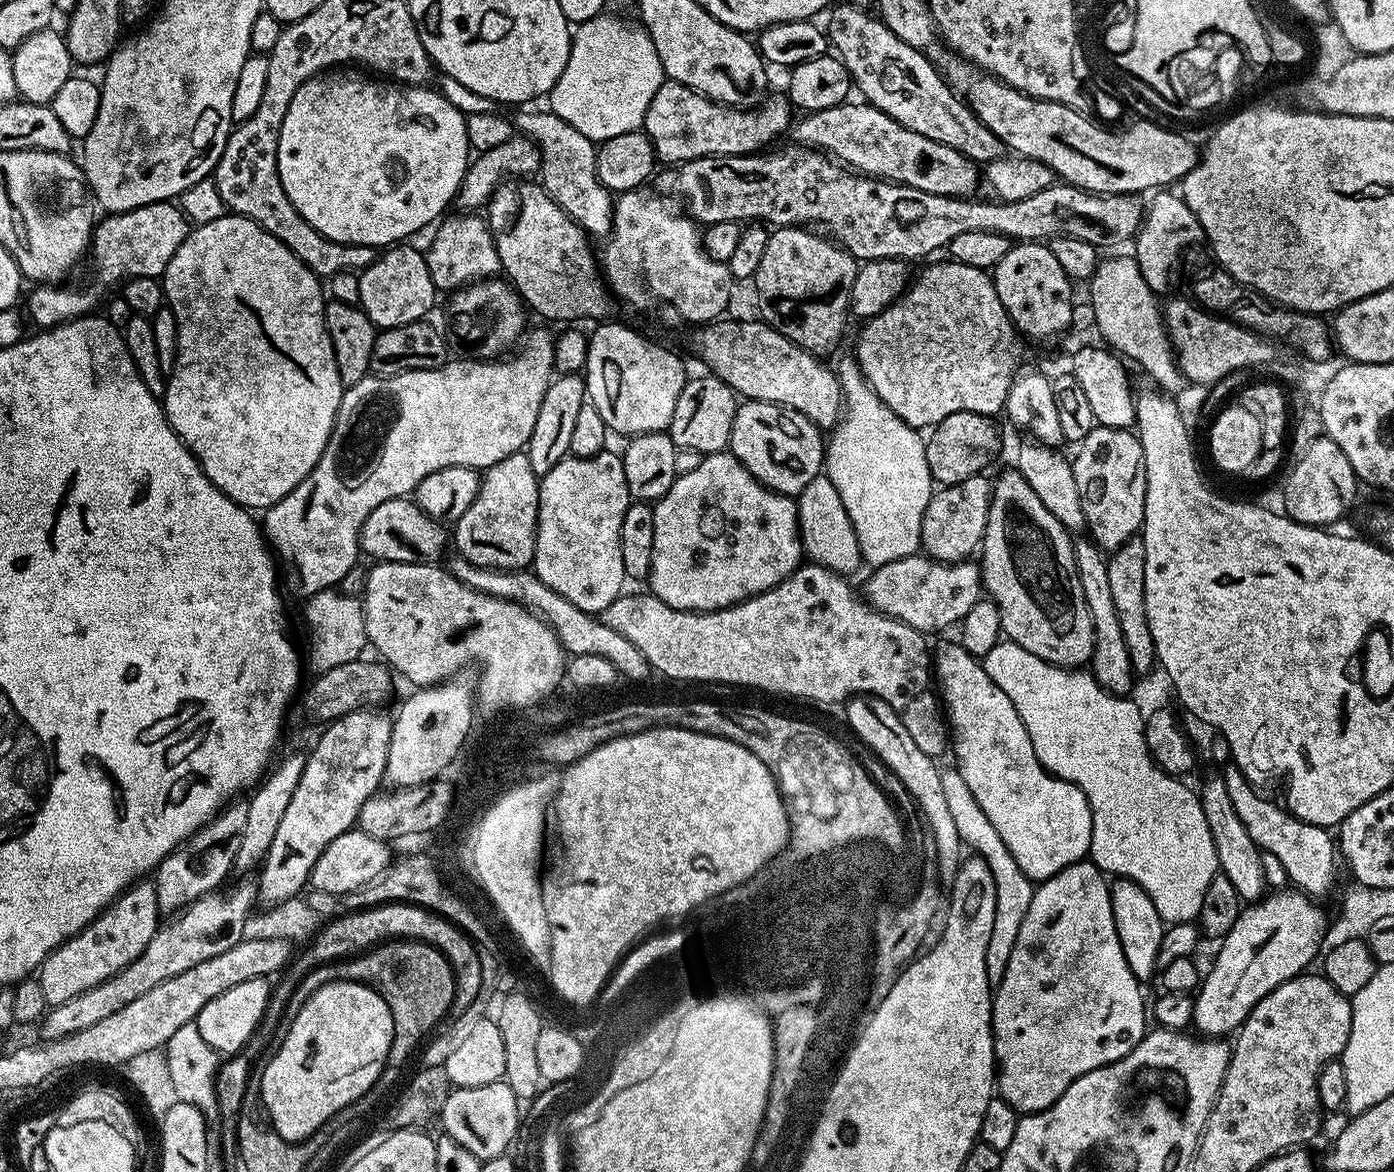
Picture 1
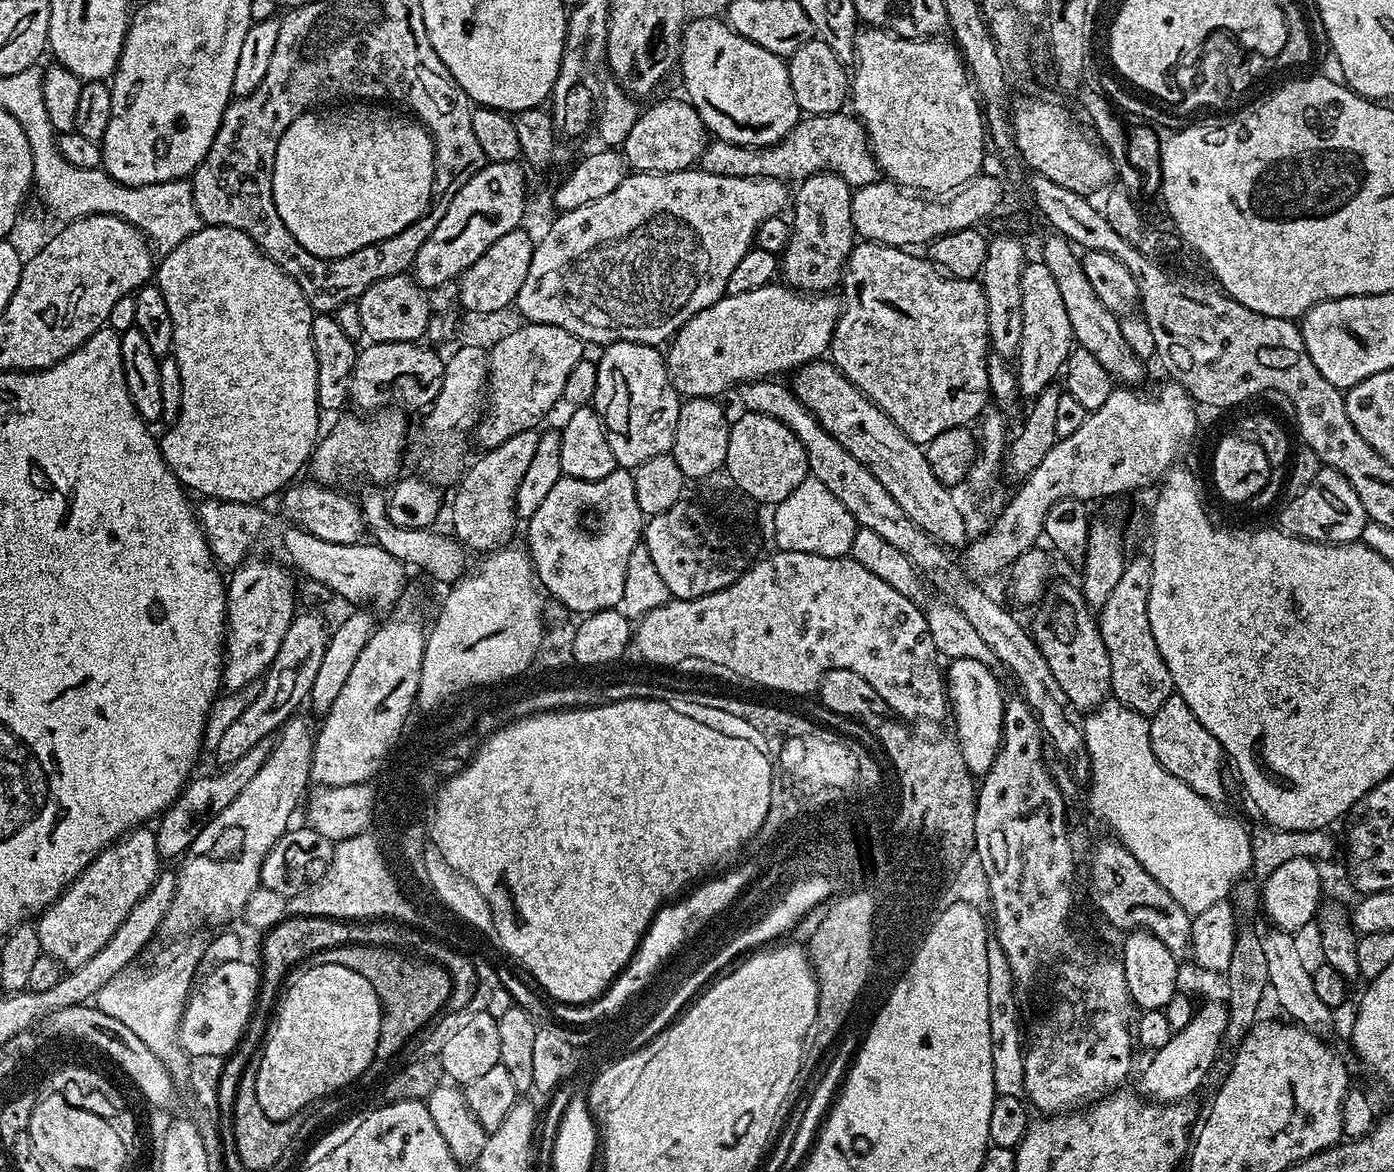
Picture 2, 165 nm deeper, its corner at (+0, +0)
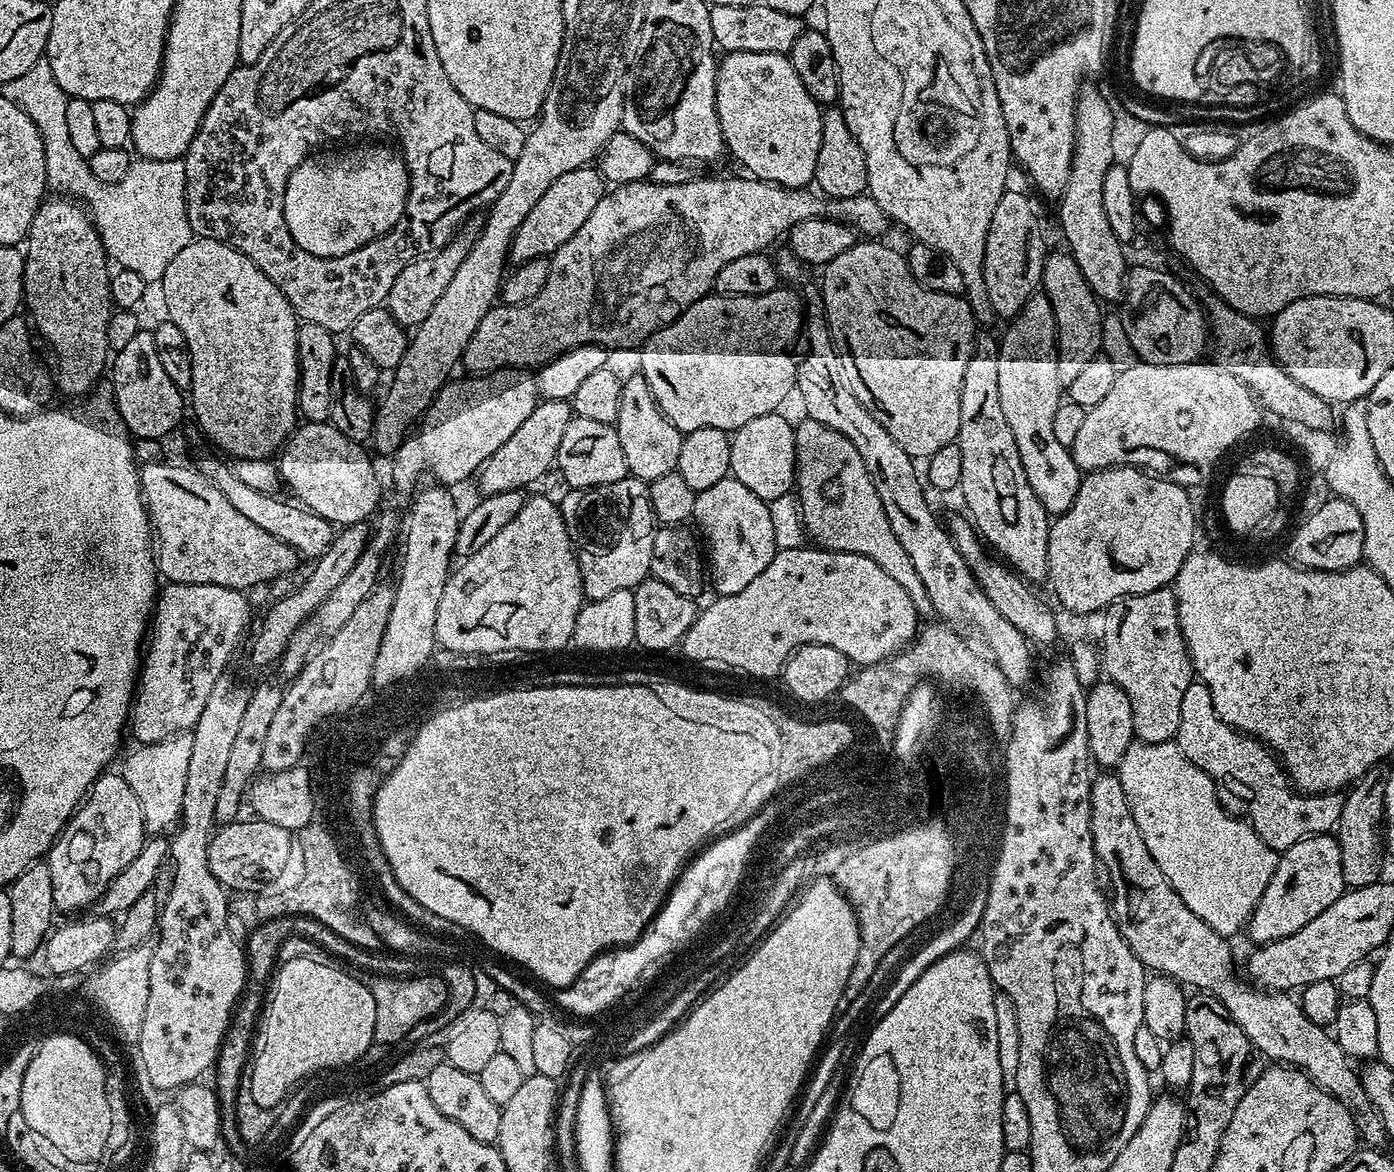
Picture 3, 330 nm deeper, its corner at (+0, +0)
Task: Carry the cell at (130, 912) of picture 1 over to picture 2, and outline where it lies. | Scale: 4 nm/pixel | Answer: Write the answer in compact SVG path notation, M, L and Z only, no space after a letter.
M148 826L134 828L124 833L116 843L102 849L35 921L41 953L54 957L68 970L82 966L82 962L90 962L90 958L94 958L94 954L98 954L98 950L102 950L110 938L114 938L114 930L126 922L126 914L130 914L130 910L134 910L134 906L138 906L138 902L142 902L145 894L152 889L162 871L160 863L162 857L156 848L156 834Z

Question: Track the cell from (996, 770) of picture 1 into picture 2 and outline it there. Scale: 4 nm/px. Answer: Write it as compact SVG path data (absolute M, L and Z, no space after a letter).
M973 656L952 660L949 665L946 668L946 695L951 719L956 719L954 736L970 772L983 774L990 770L1000 749L1006 693L1000 689L995 674L991 672L993 669Z

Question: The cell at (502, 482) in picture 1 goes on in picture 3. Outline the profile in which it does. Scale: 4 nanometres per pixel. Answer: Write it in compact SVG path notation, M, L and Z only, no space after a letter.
M565 400L539 401L532 414L515 430L515 432L483 463L476 474L480 494L493 496L498 493L519 491L536 481L555 465L558 445L562 442L566 426L574 413L571 403Z

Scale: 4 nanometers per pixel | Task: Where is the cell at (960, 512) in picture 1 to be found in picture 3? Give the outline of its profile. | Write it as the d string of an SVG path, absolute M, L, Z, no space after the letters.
M1067 251L1052 252L1043 257L1039 283L1043 295L1048 297L1054 326L1056 327L1056 377L1062 386L1074 382L1079 371L1101 351L1100 318L1101 305L1097 297L1092 295L1086 278L1082 278L1082 270L1078 270L1078 262L1069 256Z

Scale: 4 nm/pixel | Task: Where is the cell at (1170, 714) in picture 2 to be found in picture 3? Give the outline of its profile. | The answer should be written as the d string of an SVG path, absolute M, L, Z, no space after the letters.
M1194 682L1186 686L1174 739L1178 750L1216 785L1216 799L1221 807L1231 816L1248 821L1254 834L1278 854L1307 836L1327 836L1335 829L1344 796L1340 792L1297 792L1265 745L1232 729L1216 715L1212 695L1204 684Z

